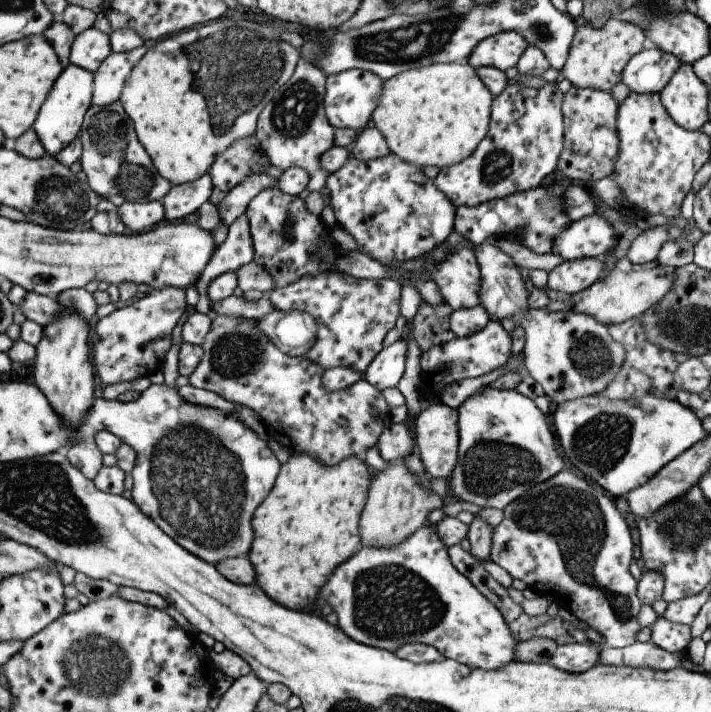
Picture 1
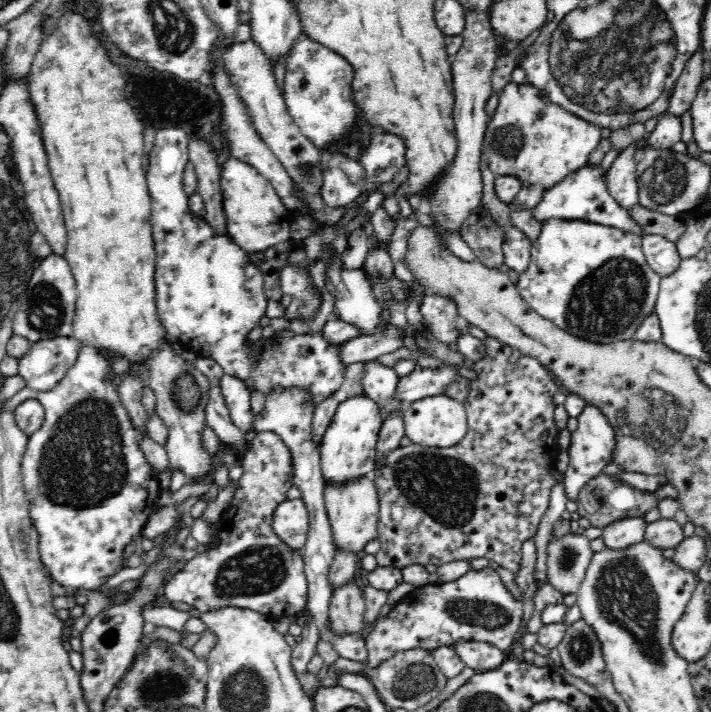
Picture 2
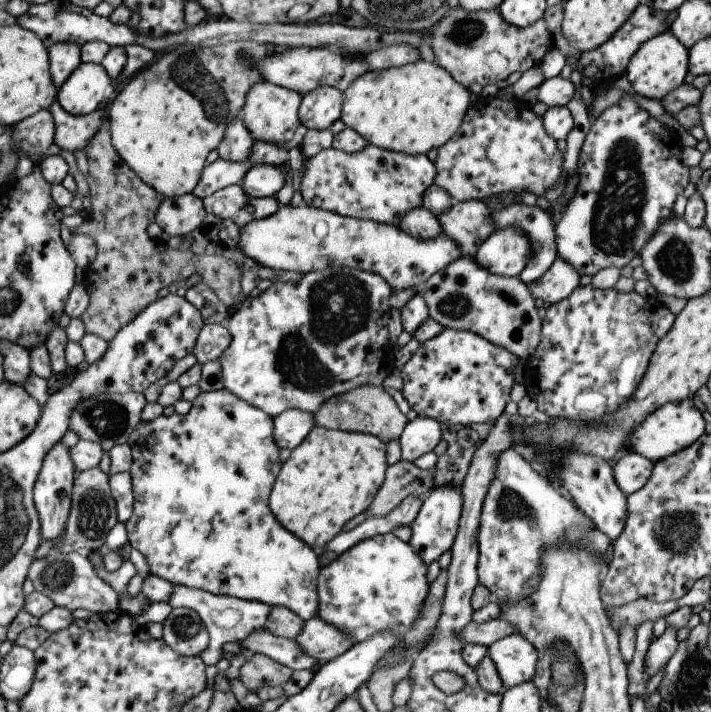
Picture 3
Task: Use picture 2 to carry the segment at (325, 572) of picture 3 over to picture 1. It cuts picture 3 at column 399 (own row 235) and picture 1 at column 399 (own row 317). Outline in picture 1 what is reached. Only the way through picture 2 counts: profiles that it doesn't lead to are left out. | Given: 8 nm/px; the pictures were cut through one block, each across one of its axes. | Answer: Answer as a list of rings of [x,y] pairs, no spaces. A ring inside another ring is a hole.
[[[431,524],[417,528],[411,536],[391,548],[362,546],[349,560],[339,564],[319,588],[314,611],[325,604],[335,612],[339,630],[365,646],[393,653],[401,644],[423,643],[435,648],[442,658],[483,672],[491,672],[513,662],[513,648],[517,640],[511,636],[501,613],[451,566],[447,550]]]

